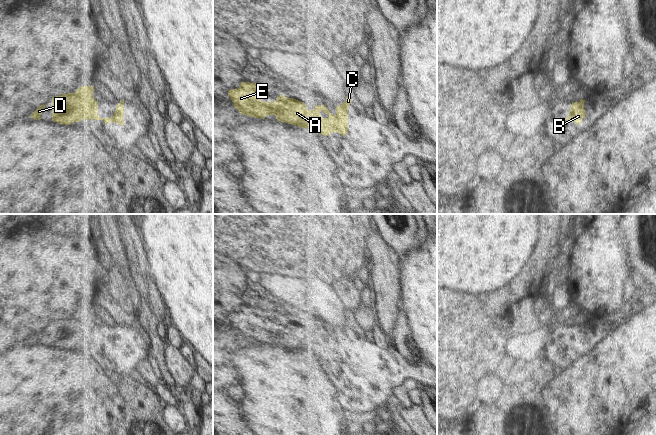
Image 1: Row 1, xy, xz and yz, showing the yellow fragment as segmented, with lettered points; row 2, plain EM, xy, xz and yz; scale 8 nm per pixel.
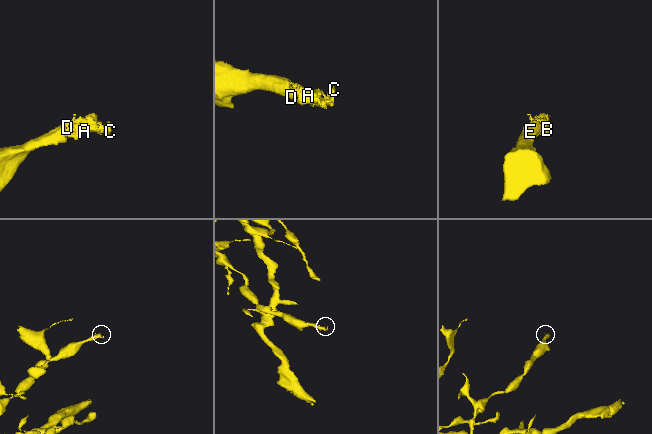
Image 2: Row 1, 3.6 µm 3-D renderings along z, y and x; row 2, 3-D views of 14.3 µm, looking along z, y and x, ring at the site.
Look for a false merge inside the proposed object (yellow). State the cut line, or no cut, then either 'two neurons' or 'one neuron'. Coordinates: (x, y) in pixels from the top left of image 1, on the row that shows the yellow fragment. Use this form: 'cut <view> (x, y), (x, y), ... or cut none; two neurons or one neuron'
cut none; one neuron

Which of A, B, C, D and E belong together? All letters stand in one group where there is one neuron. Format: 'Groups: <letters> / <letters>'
Groups: A B C D E.

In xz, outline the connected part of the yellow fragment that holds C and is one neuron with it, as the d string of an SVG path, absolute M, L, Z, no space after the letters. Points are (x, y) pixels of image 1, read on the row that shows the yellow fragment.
M241 82L238 88L228 90L228 96L242 115L260 119L275 115L277 121L301 128L316 128L319 134L324 136L329 136L332 132L342 136L348 134L348 107L352 103L349 95L336 107L335 115L324 105L314 105L312 110L308 110L304 102L283 94L277 97L275 102L261 101L257 83Z

